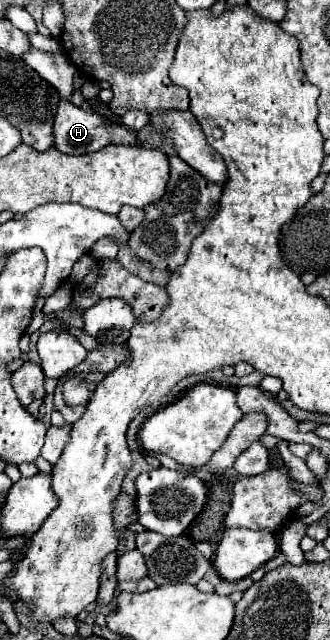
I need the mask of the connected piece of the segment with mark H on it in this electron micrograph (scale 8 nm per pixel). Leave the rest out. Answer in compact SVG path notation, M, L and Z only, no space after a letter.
M61 101L53 123L55 147L65 155L99 151L111 143L111 123L97 115Z

